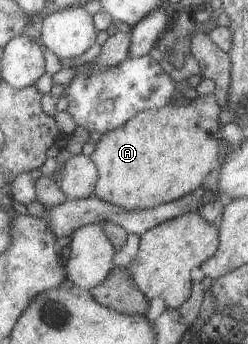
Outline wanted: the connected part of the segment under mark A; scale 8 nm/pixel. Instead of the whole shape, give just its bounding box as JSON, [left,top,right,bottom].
[91,94,222,210]

